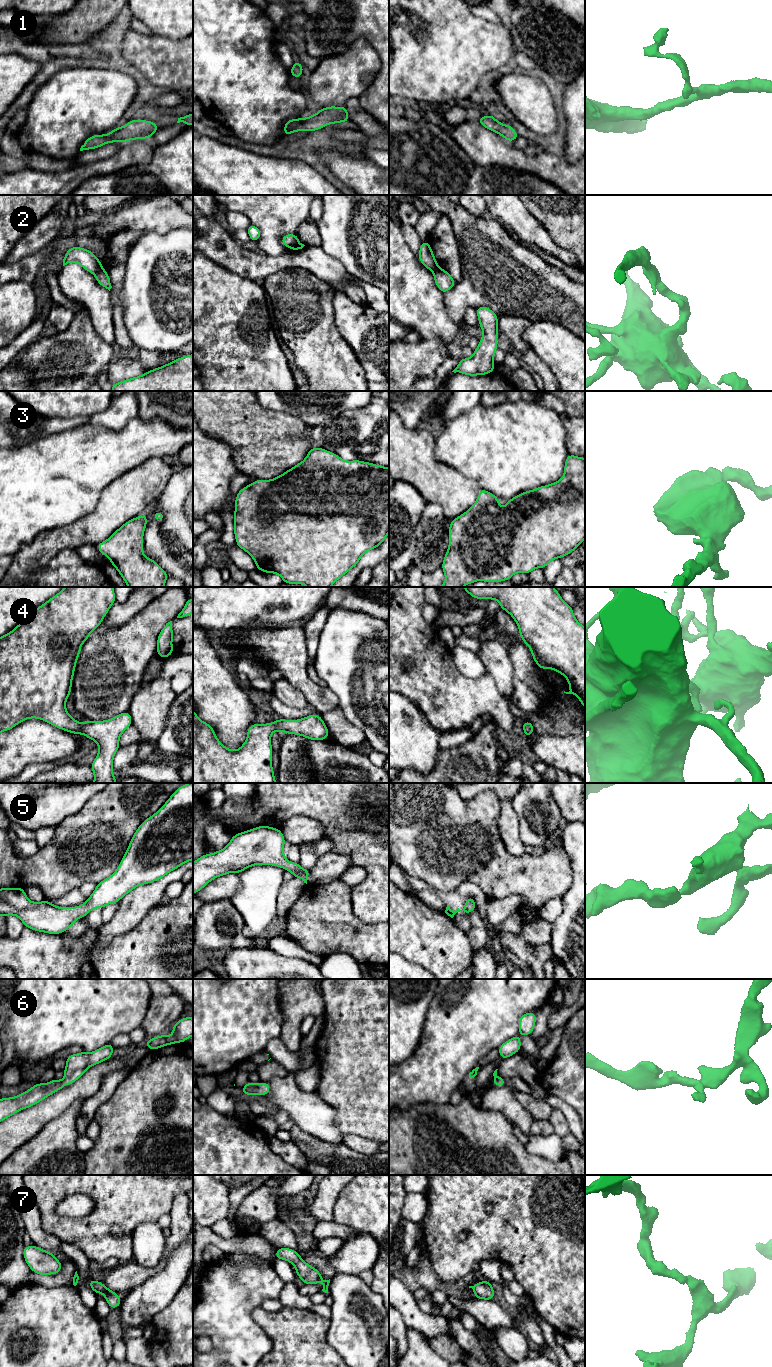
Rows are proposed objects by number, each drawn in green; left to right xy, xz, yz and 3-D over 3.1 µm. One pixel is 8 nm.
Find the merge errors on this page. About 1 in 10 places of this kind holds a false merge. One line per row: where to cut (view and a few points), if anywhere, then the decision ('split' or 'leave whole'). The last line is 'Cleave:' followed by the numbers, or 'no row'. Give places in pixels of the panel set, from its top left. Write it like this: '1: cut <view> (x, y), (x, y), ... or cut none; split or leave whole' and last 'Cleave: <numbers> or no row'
1: cut none; leave whole
2: cut xy (102, 267), (93, 273); split
3: cut none; leave whole
4: cut none; leave whole
5: cut none; leave whole
6: cut none; leave whole
7: cut none; leave whole
Cleave: 2

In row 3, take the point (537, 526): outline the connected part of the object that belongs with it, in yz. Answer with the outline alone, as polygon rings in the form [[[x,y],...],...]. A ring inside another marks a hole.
[[[568,454],[565,460],[564,475],[557,482],[518,494],[506,501],[505,508],[500,506],[498,500],[497,496],[480,488],[476,502],[466,512],[450,522],[448,532],[450,541],[441,566],[445,574],[445,582],[439,587],[463,587],[475,581],[502,582],[511,580],[512,575],[515,573],[529,574],[535,568],[544,569],[552,560],[563,558],[577,549],[585,539],[585,458]]]

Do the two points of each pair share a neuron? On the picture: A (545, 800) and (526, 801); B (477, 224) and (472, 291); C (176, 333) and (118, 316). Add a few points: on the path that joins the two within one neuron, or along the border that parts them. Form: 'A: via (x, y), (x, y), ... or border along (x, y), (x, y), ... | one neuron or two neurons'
A: via (540, 800), (531, 801) | one neuron
B: via (477, 241), (477, 274) | one neuron
C: border along (121, 301), (124, 324), (132, 339) | two neurons

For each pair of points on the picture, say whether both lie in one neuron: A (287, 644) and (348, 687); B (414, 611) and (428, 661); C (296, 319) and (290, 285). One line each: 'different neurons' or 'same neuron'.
A: different neurons
B: same neuron
C: same neuron

